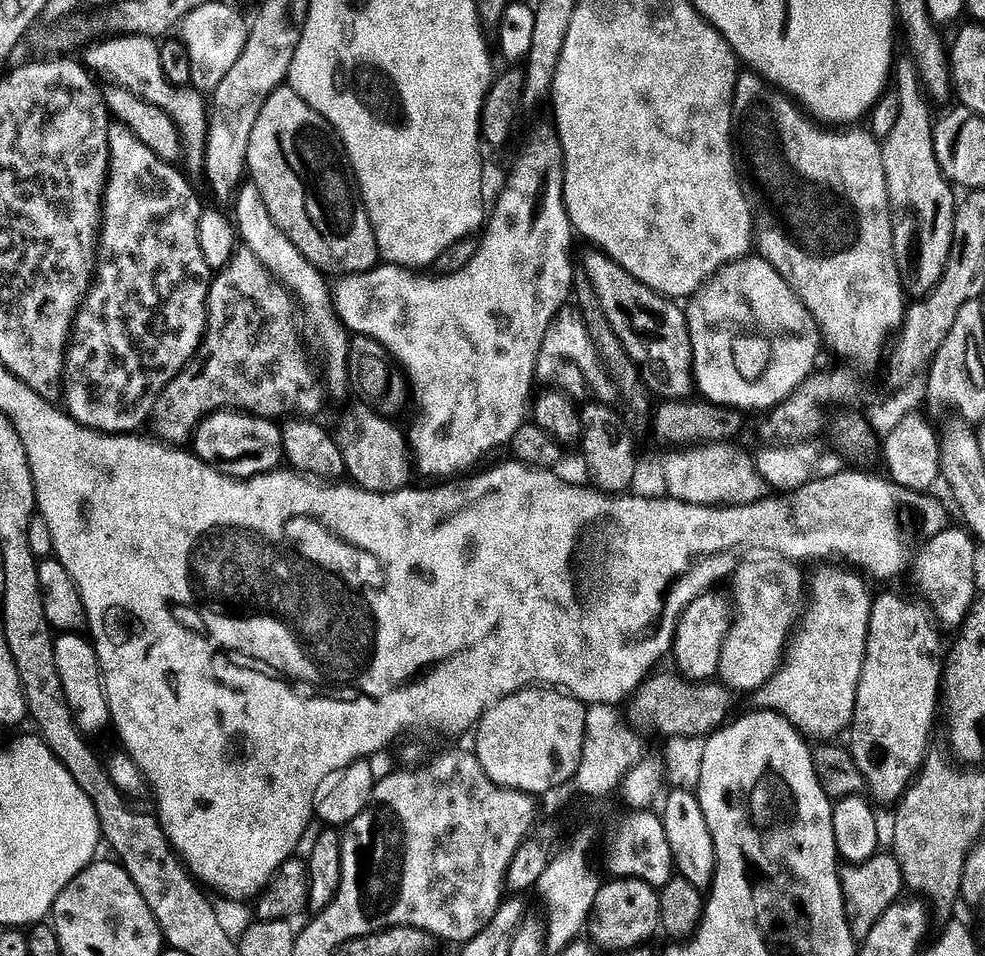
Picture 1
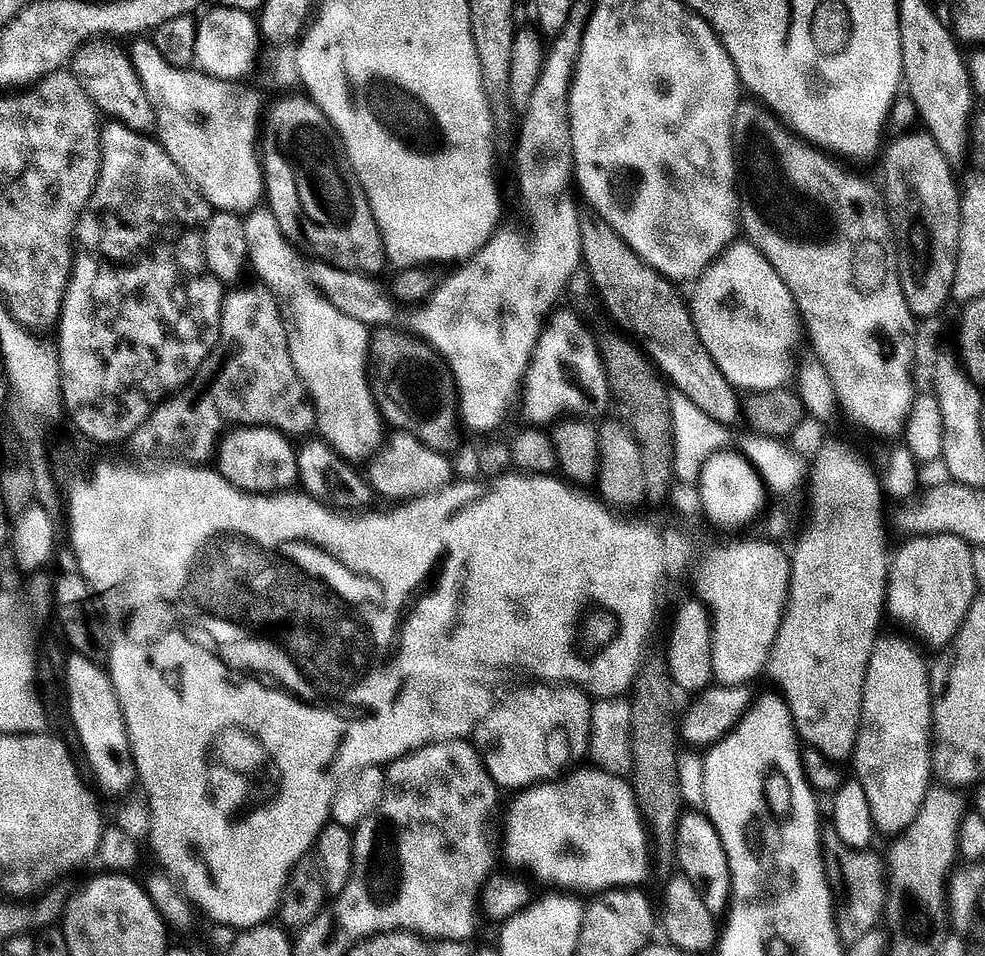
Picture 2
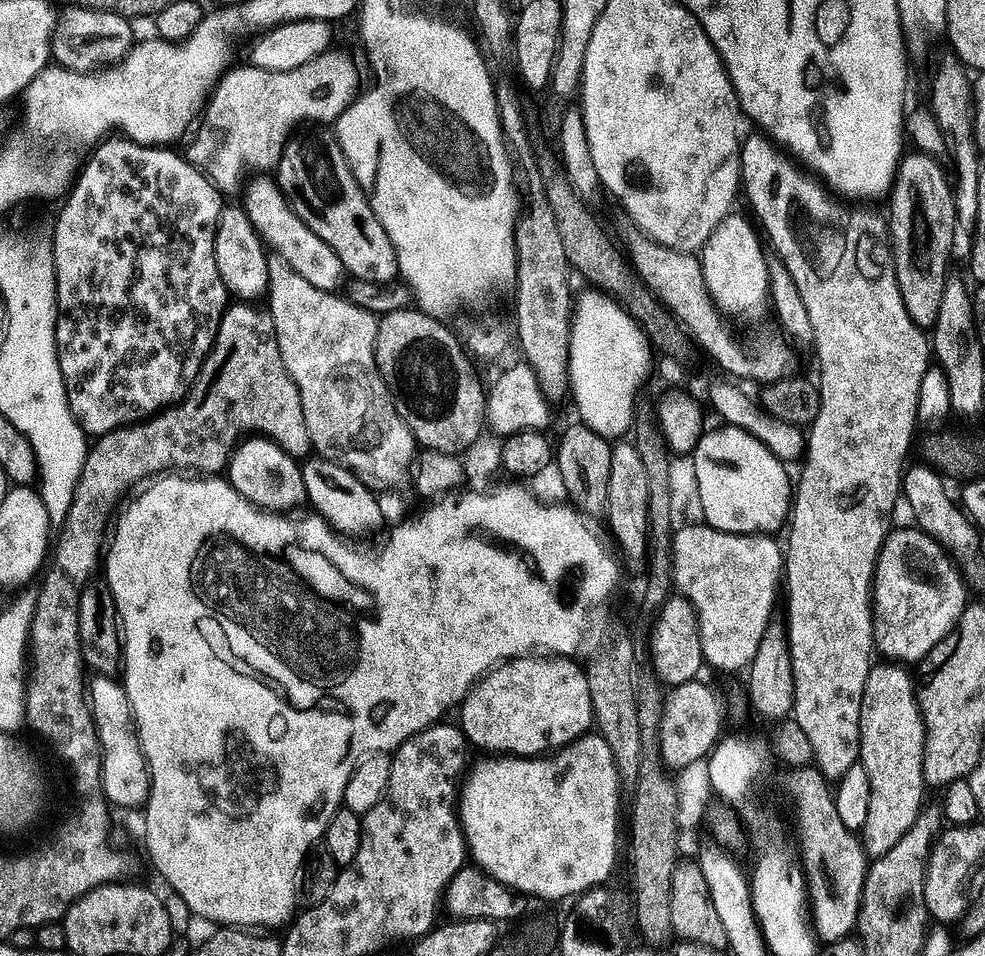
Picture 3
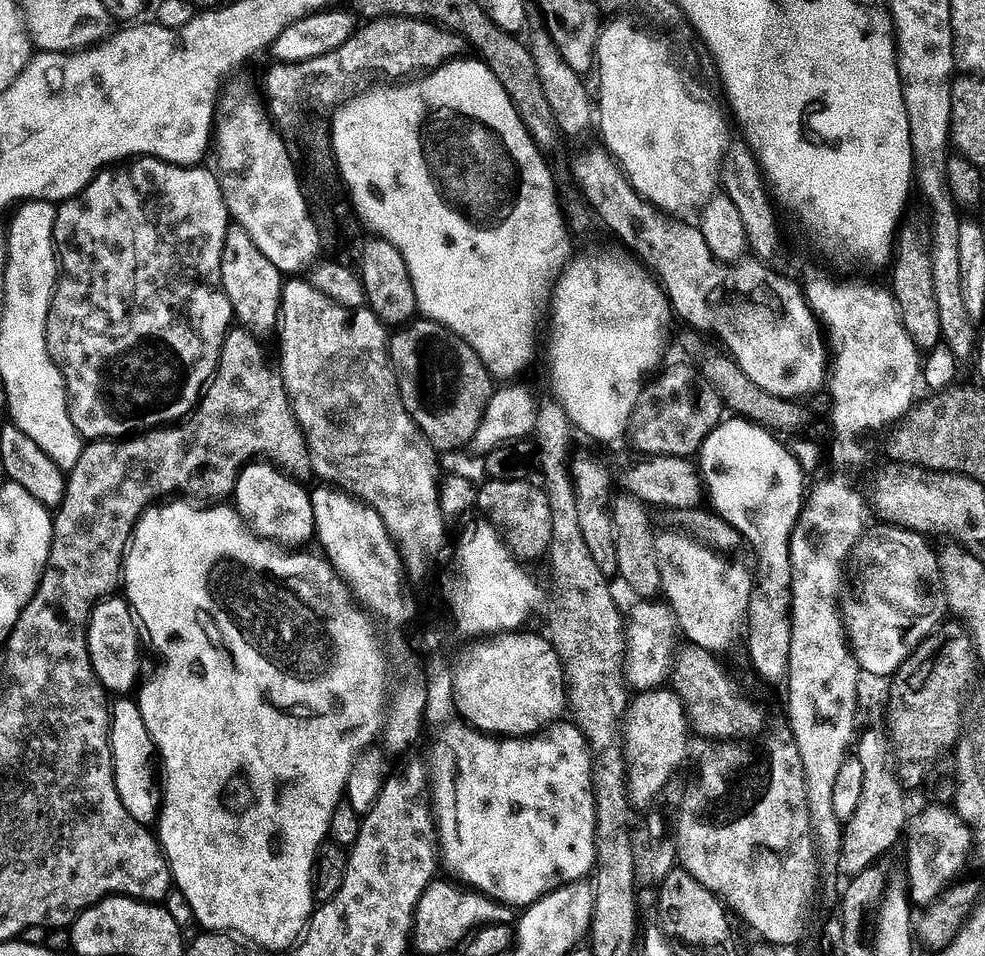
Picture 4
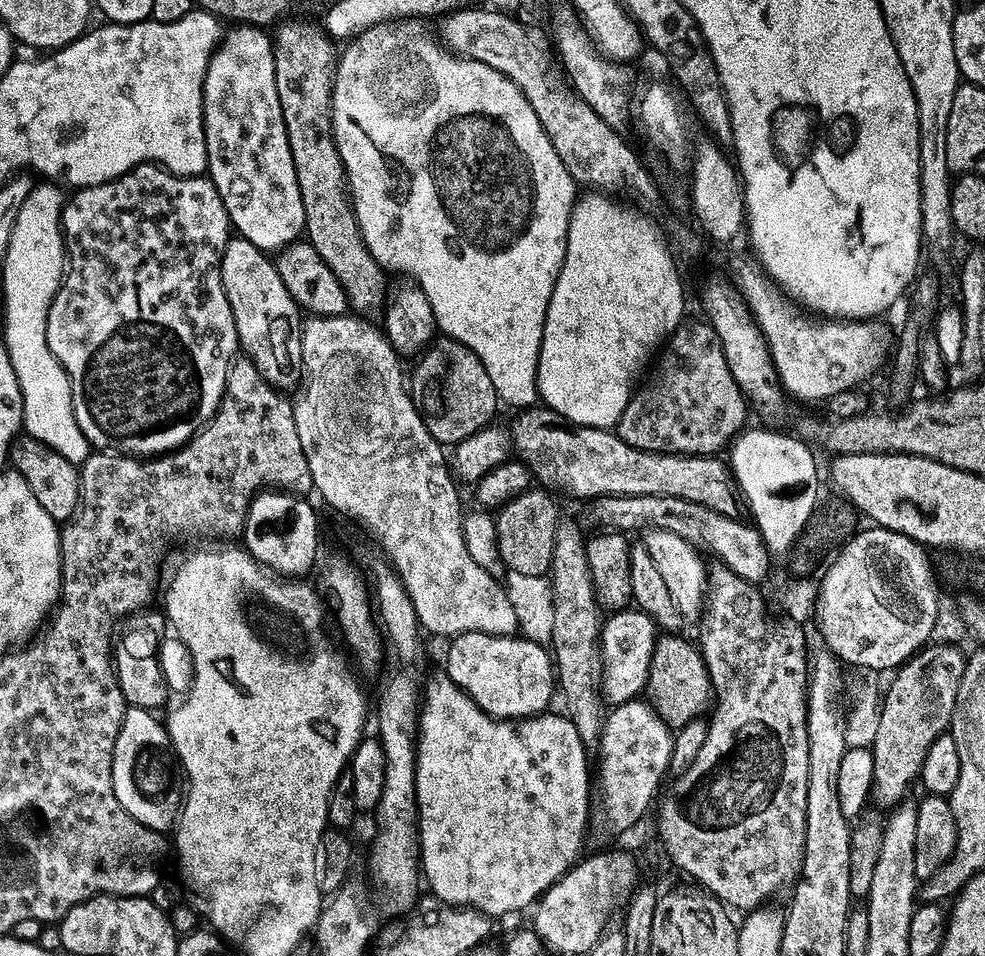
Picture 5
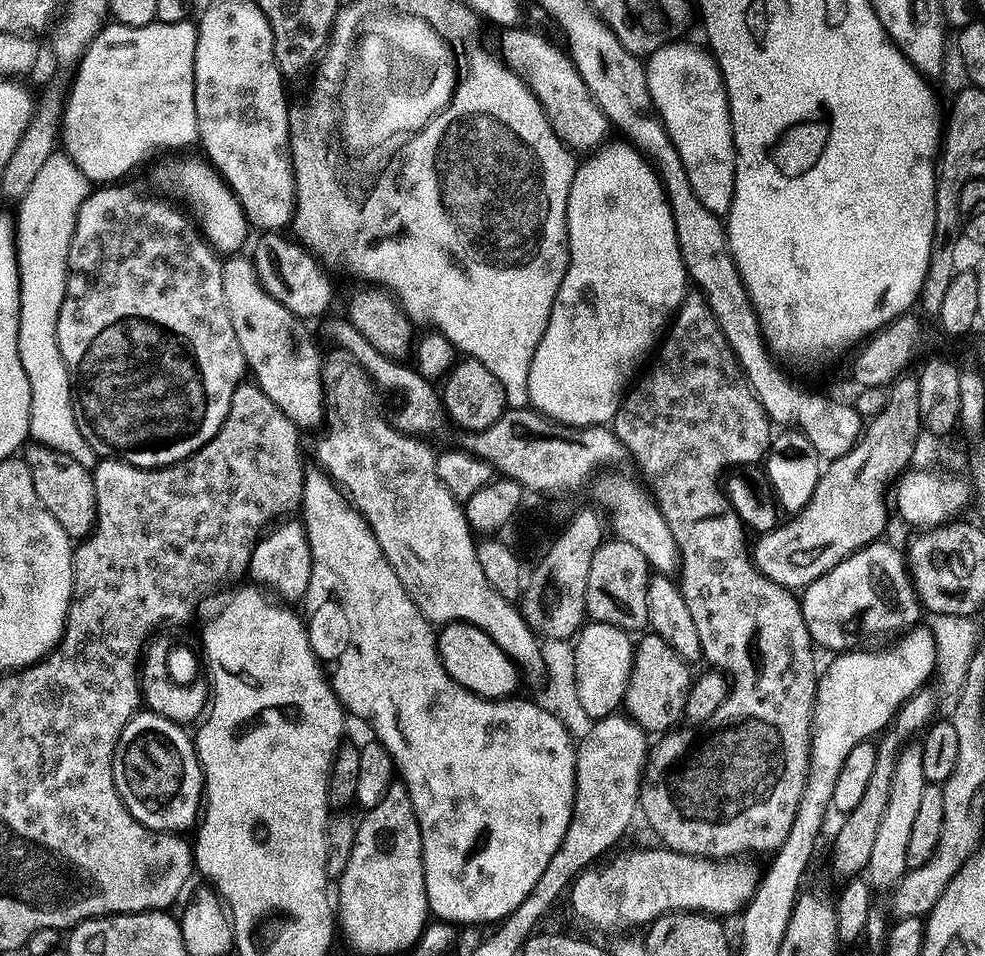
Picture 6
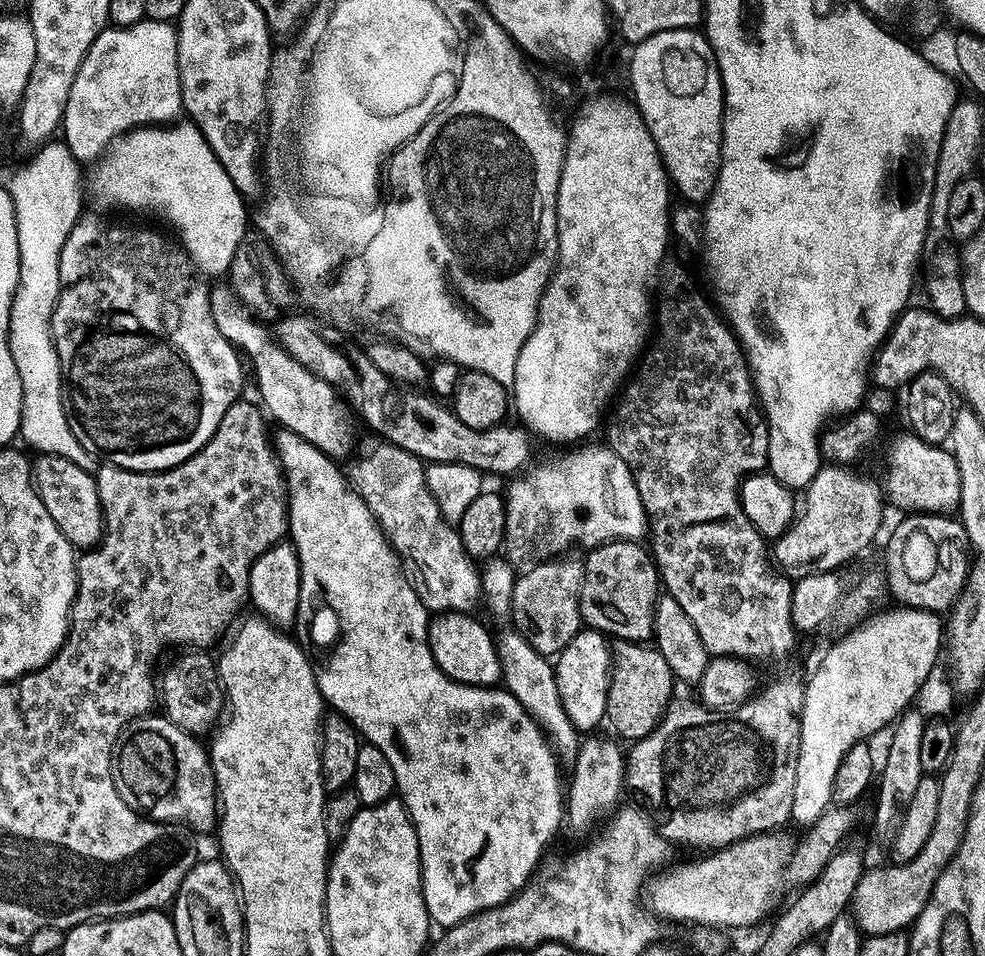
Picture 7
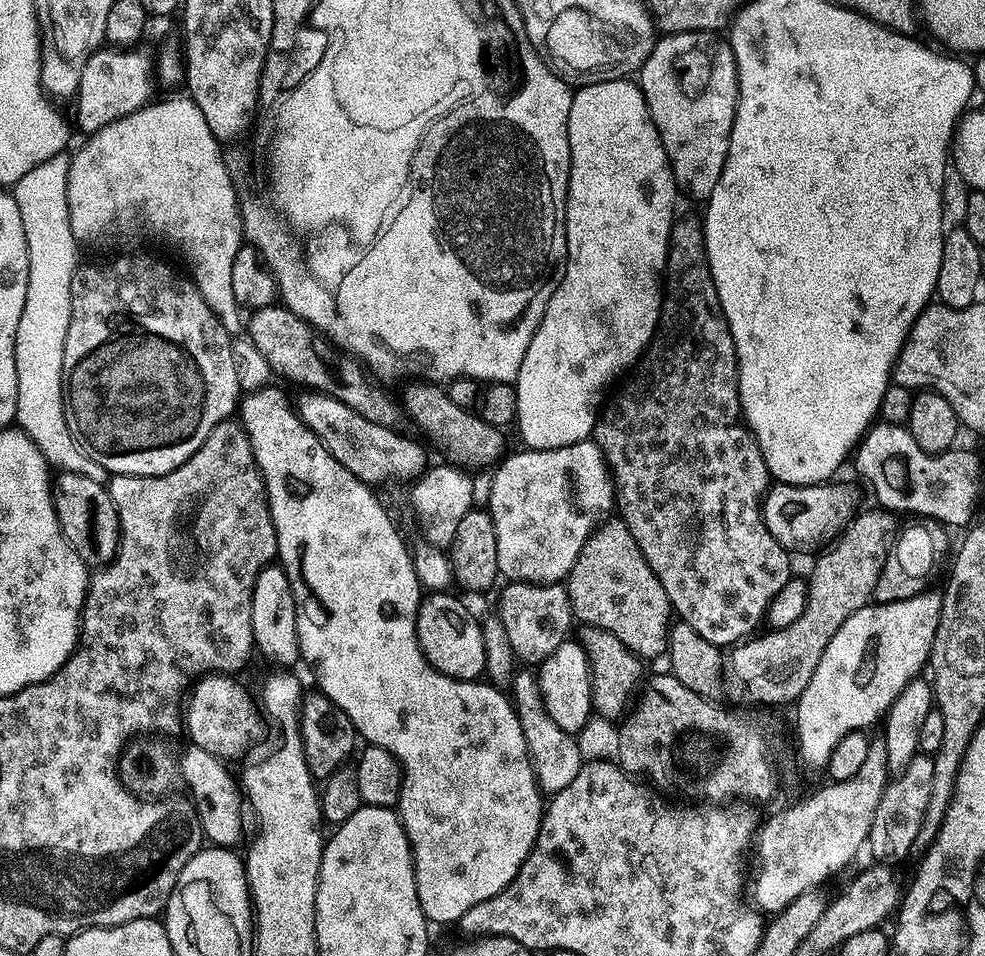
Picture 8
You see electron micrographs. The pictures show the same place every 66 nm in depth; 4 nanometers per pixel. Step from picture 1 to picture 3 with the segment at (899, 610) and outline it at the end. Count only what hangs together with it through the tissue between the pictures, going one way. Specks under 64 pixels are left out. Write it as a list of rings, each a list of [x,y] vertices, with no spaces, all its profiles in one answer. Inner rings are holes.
[[[880,662],[868,676],[862,718],[860,719],[860,763],[870,777],[870,812],[862,829],[862,845],[869,857],[884,856],[916,825],[925,807],[924,791],[924,720],[920,714],[917,685],[912,685],[912,676],[907,667],[896,662]]]

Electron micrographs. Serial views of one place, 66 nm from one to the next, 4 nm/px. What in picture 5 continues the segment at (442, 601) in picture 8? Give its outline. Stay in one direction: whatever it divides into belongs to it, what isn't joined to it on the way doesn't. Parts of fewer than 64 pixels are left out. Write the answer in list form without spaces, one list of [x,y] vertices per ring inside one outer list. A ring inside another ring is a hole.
[[[464,632],[448,648],[446,675],[487,716],[495,720],[526,720],[547,713],[558,693],[558,669],[547,647],[516,636]]]

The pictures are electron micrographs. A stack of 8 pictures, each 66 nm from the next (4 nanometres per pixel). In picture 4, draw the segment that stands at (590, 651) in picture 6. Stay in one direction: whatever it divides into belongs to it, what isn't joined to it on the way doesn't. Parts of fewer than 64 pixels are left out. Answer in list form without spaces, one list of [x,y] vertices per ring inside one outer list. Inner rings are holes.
[[[636,602],[626,616],[627,663],[629,689],[637,693],[659,689],[669,683],[678,653],[676,639],[681,639],[680,624],[664,602]]]

